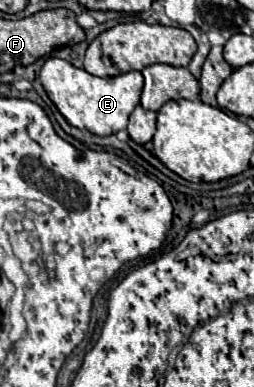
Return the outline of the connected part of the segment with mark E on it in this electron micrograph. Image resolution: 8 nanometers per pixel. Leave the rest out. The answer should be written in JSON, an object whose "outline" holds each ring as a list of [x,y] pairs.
{"outline":[[[52,56],[43,63],[39,77],[49,99],[55,103],[69,125],[87,129],[101,137],[113,135],[127,127],[127,119],[139,103],[143,87],[143,75],[139,71],[129,71],[117,77],[95,77],[85,69],[77,69],[71,63]]]}

